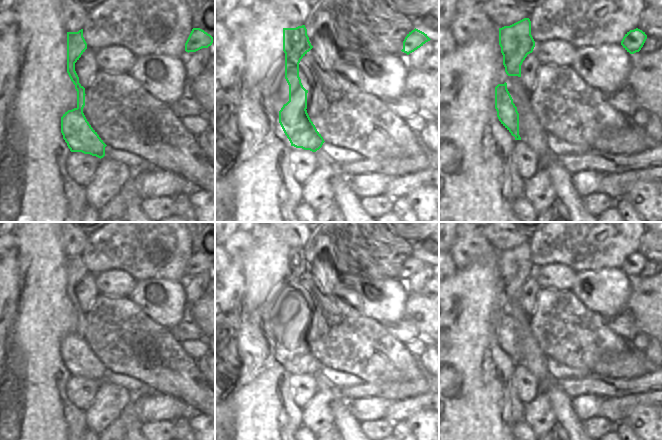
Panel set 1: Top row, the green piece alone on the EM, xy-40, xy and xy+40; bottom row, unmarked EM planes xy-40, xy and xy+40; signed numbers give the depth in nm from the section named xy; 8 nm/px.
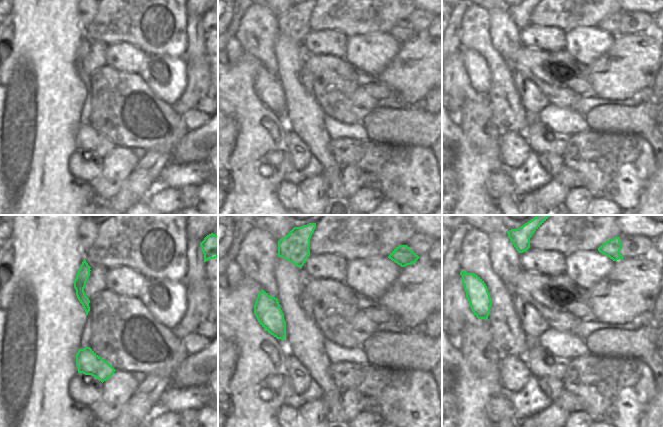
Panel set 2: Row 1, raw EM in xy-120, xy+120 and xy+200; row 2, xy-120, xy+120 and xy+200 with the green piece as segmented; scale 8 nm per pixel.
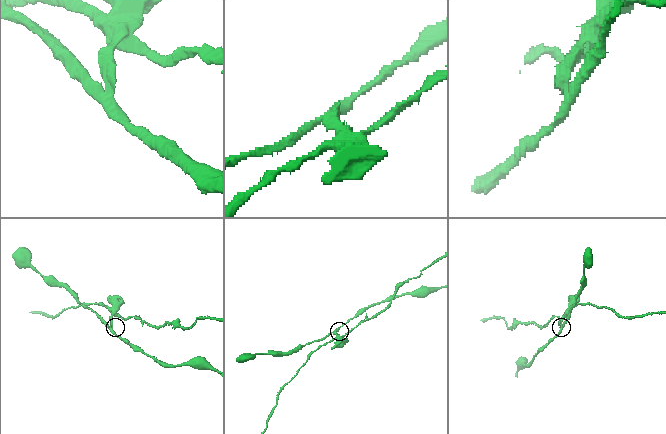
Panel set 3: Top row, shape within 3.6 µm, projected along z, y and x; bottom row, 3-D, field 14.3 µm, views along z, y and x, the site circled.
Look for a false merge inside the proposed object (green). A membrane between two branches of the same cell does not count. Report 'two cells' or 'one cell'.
two cells

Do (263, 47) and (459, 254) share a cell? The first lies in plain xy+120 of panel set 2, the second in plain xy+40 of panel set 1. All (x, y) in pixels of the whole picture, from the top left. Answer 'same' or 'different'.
same

